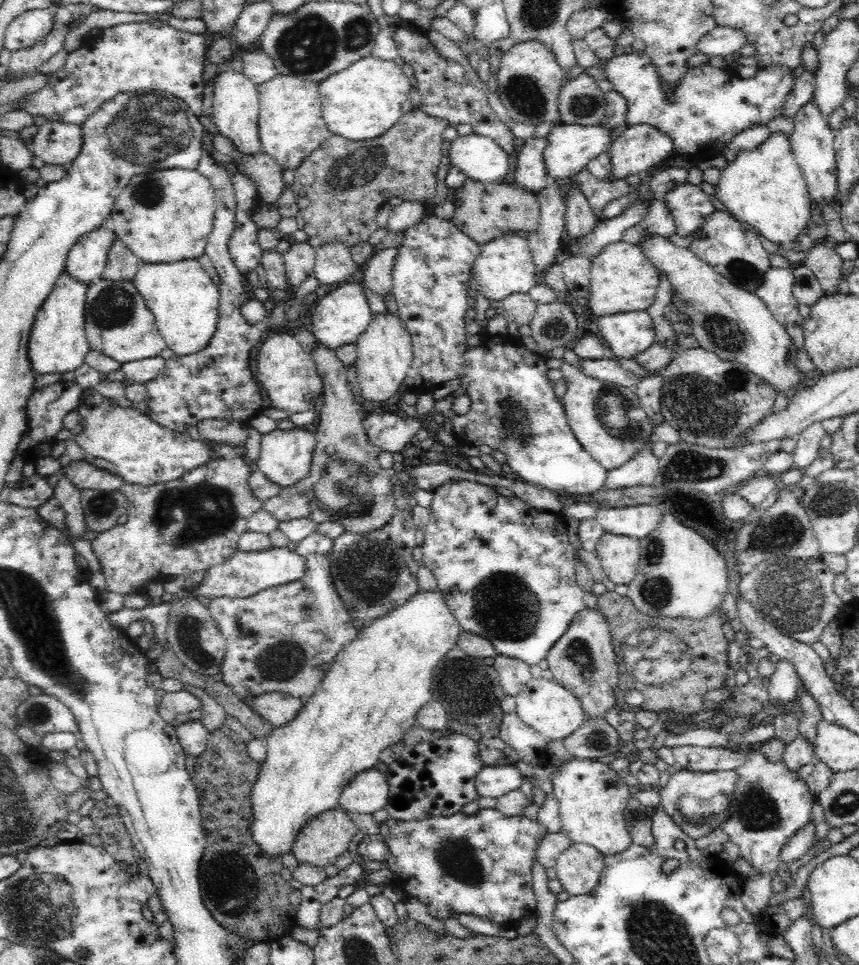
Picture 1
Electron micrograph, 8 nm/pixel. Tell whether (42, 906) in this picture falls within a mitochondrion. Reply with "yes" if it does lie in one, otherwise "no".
yes

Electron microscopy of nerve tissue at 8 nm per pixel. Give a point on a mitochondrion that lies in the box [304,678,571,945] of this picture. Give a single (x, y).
(463, 864)

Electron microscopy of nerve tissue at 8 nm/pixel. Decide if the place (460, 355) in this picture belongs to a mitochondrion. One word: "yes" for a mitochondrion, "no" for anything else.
no

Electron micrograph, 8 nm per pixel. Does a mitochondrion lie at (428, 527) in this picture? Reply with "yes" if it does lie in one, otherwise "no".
no

